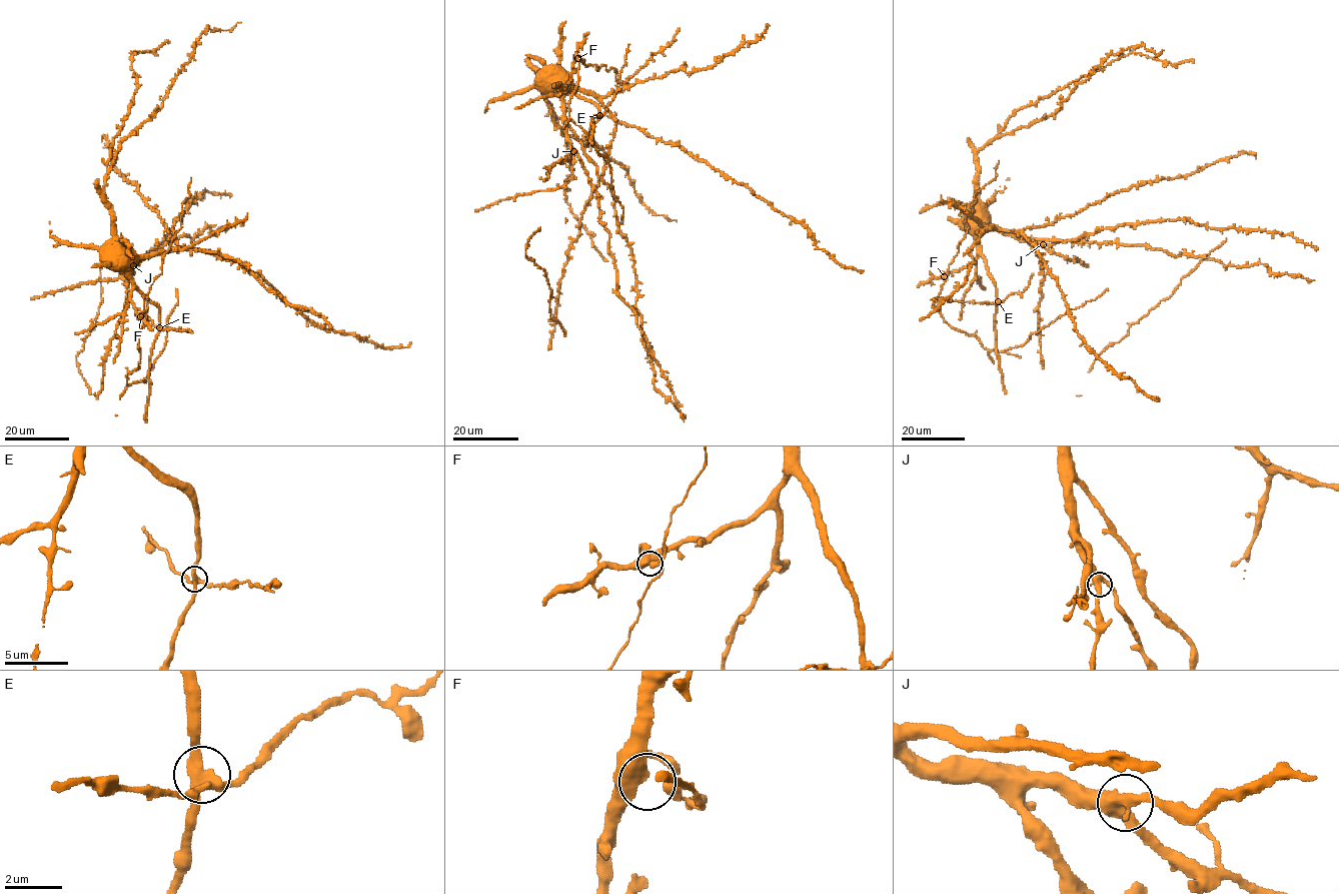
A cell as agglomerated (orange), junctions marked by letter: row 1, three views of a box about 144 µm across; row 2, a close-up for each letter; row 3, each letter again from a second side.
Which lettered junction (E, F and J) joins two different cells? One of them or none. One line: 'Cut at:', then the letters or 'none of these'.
Cut at: E

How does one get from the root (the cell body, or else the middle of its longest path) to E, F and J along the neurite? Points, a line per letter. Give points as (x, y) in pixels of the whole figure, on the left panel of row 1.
E: (117, 263), (132, 284), (158, 307), (159, 327)
F: (117, 263), (132, 283), (131, 301), (140, 316)
J: (117, 263), (120, 266), (127, 264), (125, 261), (128, 266), (133, 265)

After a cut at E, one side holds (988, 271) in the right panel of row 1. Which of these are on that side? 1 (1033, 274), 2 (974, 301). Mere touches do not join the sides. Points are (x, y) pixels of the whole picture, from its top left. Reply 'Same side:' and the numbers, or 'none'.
Same side: none

